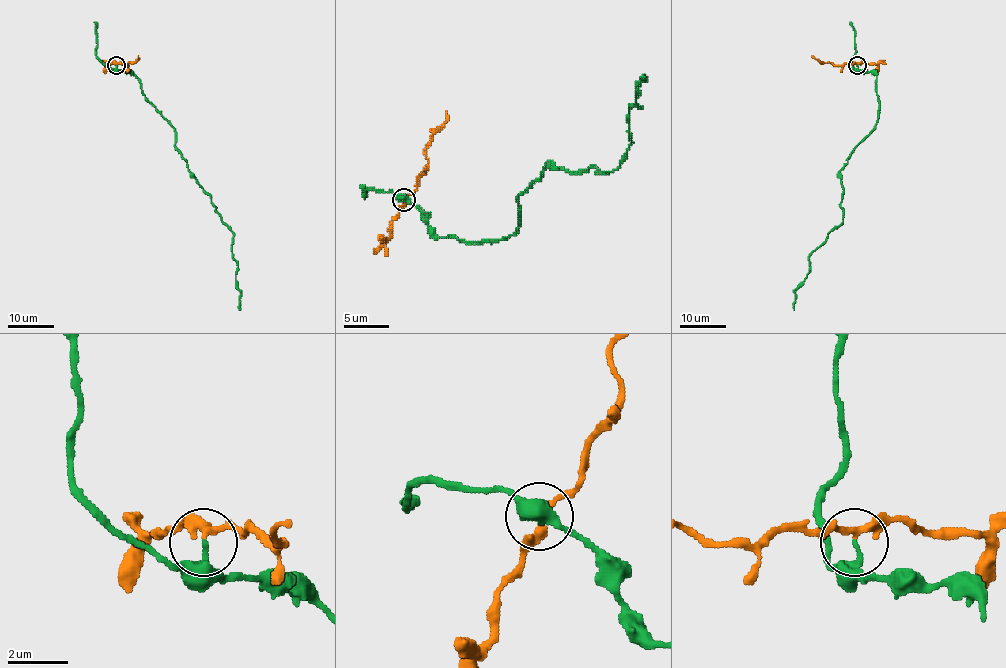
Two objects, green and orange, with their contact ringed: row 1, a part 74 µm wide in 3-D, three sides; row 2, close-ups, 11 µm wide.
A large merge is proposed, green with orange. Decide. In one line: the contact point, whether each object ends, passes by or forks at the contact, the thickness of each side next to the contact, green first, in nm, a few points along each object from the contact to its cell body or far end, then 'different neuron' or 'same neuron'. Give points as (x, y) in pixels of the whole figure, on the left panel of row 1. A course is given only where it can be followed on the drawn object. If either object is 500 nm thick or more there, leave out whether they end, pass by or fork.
(116, 65) | green ends | orange passes by | 200/220 nm | green via (116, 65), (134, 75), (141, 93), (172, 126), (175, 147), (233, 233), (240, 310) | orange via (116, 65), (129, 65), (138, 55) | different neuron

